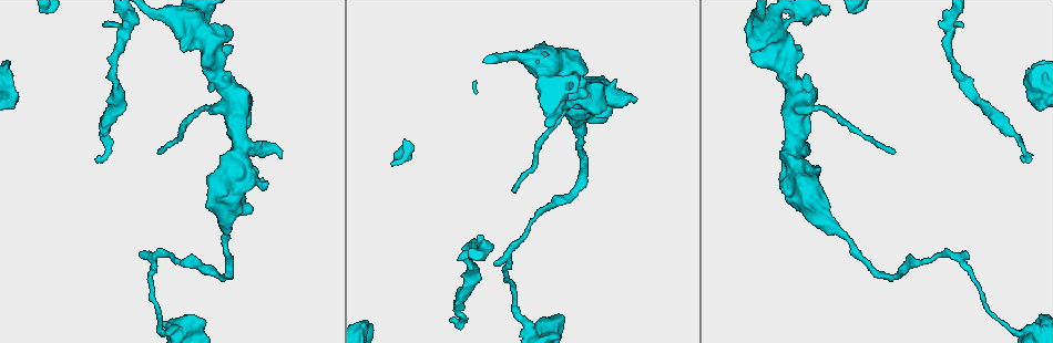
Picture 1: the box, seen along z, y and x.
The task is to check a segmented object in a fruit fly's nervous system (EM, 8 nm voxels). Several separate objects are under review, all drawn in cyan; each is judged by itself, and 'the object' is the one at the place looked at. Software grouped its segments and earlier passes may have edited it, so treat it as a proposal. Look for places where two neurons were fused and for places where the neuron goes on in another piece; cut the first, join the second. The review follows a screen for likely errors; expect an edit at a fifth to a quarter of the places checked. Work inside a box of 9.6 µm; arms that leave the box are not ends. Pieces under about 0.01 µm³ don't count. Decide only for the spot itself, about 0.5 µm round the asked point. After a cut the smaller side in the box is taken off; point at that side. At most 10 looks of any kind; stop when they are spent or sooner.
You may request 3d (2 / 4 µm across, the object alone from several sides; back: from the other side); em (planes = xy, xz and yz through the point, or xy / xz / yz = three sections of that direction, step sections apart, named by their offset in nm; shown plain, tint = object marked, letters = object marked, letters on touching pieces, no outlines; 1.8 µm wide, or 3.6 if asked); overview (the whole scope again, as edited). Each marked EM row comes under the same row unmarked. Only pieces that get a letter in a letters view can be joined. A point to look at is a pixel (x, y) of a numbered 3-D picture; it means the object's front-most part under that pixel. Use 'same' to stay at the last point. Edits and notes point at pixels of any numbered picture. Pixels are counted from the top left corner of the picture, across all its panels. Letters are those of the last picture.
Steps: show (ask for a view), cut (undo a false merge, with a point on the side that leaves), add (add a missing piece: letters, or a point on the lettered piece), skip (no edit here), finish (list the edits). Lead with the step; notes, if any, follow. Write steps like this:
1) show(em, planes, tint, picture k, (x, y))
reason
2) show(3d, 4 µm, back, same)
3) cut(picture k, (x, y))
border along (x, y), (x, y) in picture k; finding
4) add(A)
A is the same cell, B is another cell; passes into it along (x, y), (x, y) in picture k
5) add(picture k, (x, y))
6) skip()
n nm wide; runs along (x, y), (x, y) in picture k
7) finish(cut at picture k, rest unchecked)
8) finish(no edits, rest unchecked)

show(3d, 4 µm, picture 1, (171, 330))

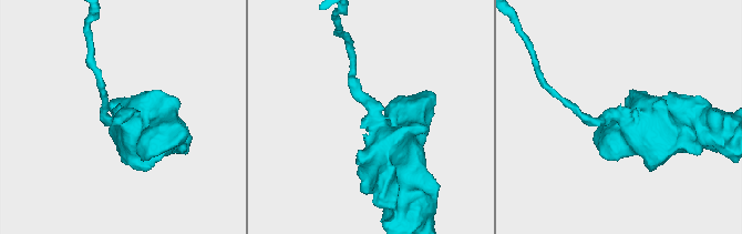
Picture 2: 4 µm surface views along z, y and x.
show(em, 3.6 µm, xz, step 8, tint, picture 2, (123, 117))

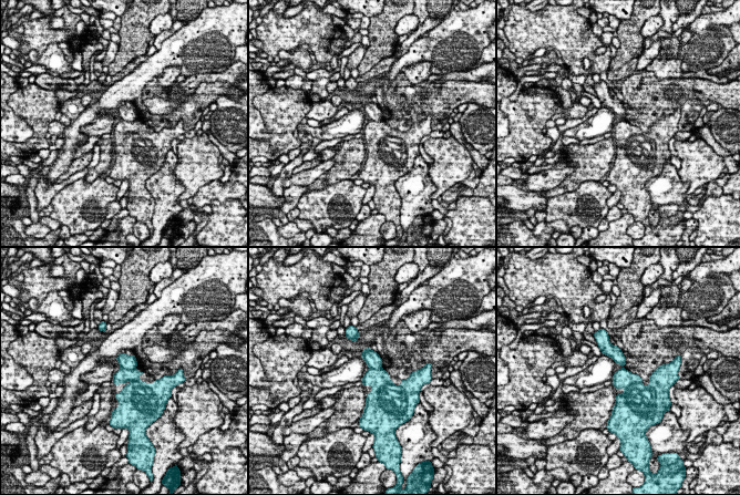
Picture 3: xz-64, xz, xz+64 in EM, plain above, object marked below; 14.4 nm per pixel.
show(em, 3.6 µm, xz, step 8, letters, same)
what lies round it

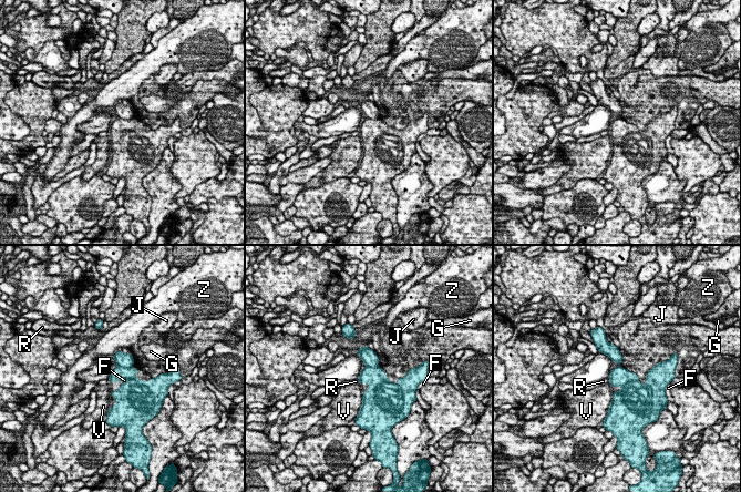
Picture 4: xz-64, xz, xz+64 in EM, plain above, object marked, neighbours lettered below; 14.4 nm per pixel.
cut(picture 4, (119, 373))
320 nm wide; F, G, J, R, V and Z are other cells; border along (117, 365), (131, 367) in picture 4; two neurons meet here

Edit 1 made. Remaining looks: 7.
show(overview)

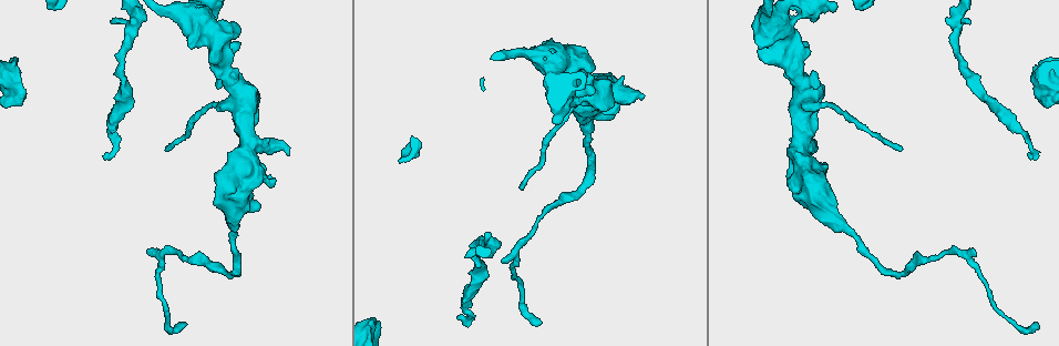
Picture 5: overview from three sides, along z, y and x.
show(3d, 2 µm, picture 5, (1036, 96))
branch stops here

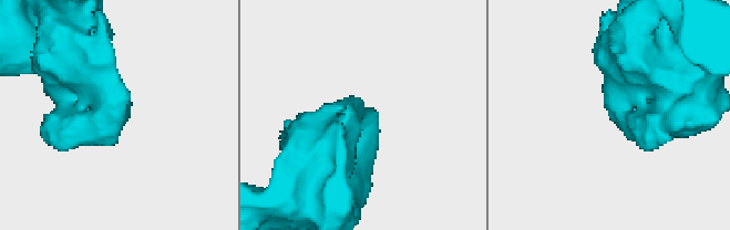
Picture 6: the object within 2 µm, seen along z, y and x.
show(em, planes, letters, picture 6, (609, 112))
now the EM

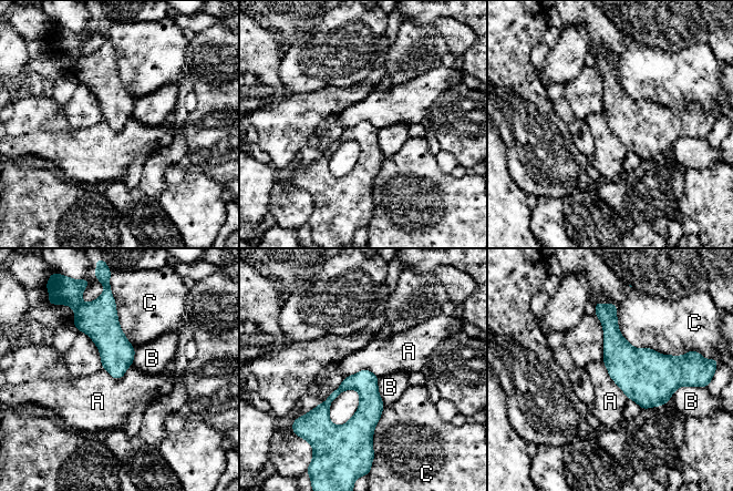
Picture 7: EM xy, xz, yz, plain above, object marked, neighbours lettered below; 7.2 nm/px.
skip()
C touches over 750 nm; A, B and C are other cells; none of them fits

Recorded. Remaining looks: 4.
show(3d, 4 µm, picture 5, (111, 23))
tapers out

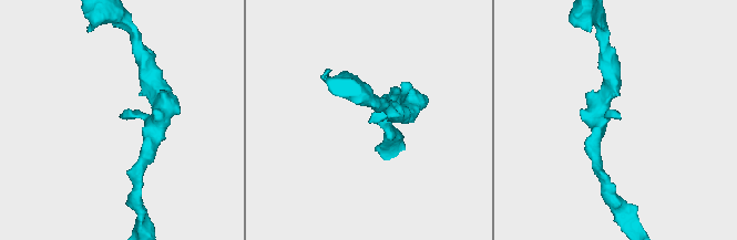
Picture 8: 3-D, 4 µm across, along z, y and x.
show(em, planes, letters, picture 8, (368, 121))
need the tissue

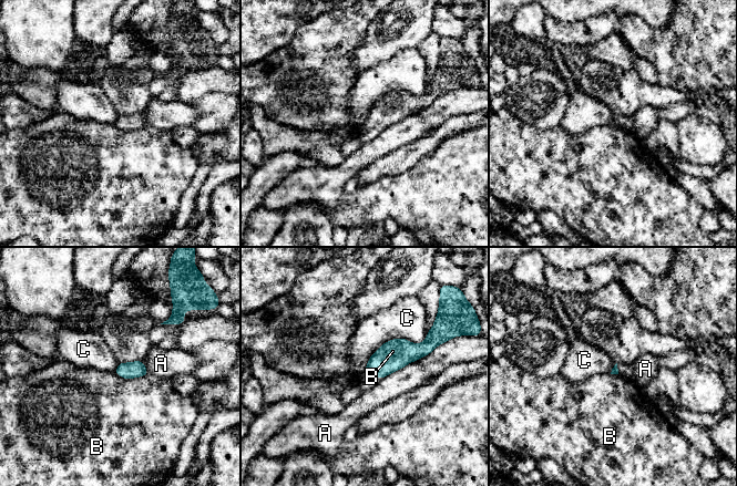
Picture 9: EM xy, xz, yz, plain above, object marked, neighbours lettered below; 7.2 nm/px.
skip()
A, B and C are other cells; border along (427, 333), (386, 341), (361, 373) in picture 9; no lettered piece goes on from it

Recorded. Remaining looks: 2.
show(em, 3.6 µm, xz, step 16, letters, picture 5, (556, 64))

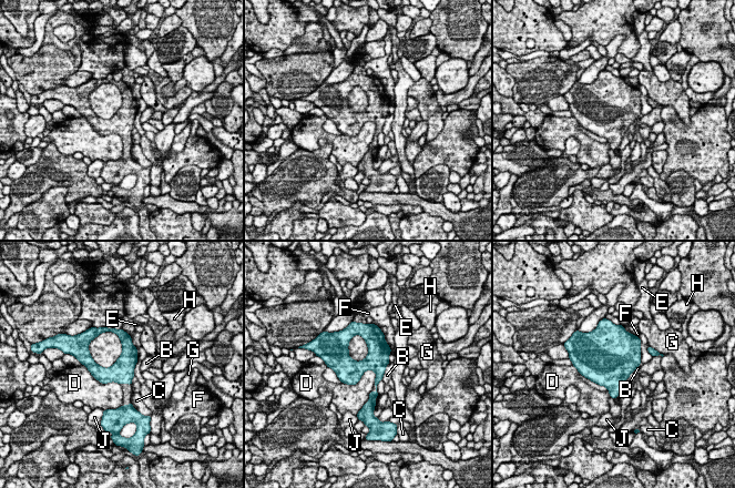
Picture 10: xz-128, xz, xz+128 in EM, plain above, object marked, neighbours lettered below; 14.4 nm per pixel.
skip()
B, C, D, E, F, G, H and J are other cells; border along (376, 373), (342, 383) in picture 10; all the same neuron

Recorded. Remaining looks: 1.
finish(cut at picture 4, rest unchecked)

